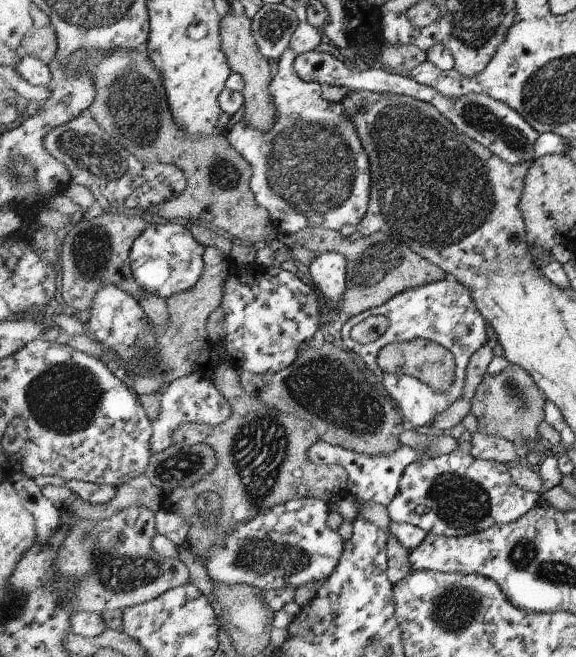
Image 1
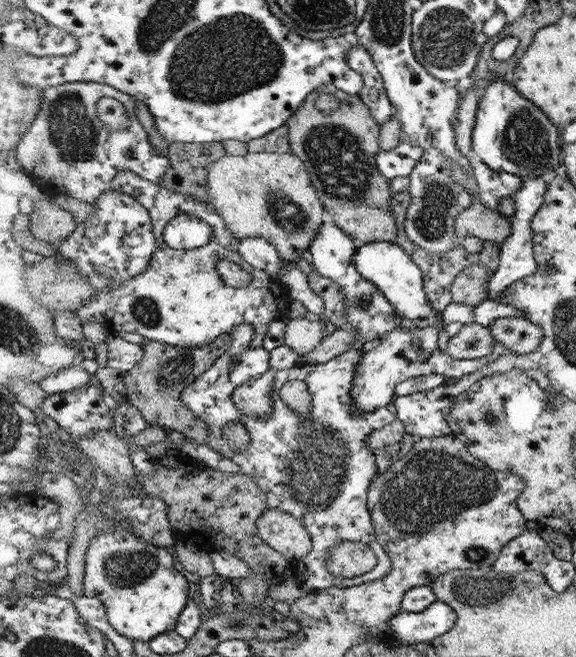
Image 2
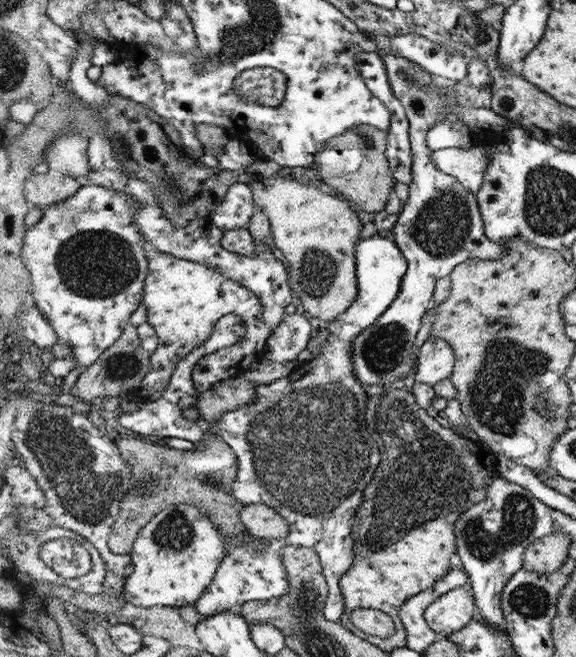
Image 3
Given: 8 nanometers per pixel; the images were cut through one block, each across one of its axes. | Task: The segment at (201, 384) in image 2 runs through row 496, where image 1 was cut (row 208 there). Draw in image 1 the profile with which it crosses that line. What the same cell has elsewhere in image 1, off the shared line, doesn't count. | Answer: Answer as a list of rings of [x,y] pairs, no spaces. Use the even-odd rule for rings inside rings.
[[[288,48],[280,57],[278,72],[272,77],[268,93],[277,110],[277,122],[267,133],[248,127],[242,120],[228,131],[236,150],[250,163],[250,190],[257,204],[264,207],[280,233],[294,233],[300,229],[322,227],[339,231],[342,226],[357,226],[367,214],[371,194],[371,163],[355,126],[343,113],[340,102],[330,104],[320,96],[320,83],[307,83],[295,73],[296,52]]]

